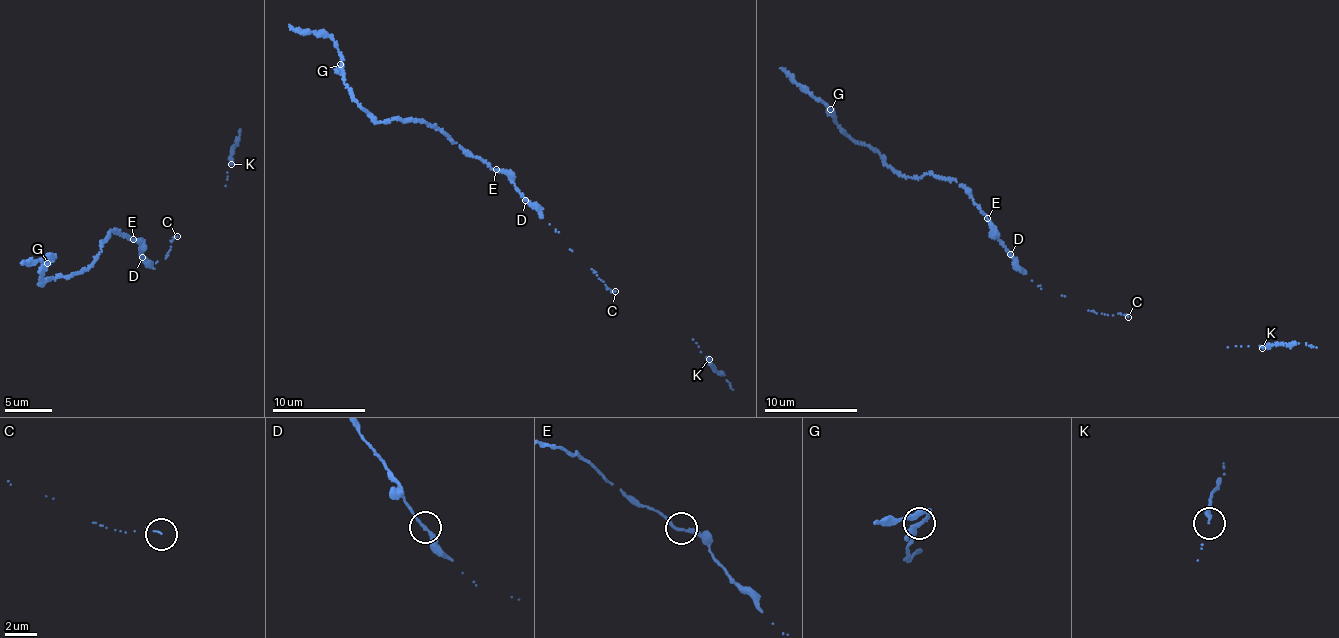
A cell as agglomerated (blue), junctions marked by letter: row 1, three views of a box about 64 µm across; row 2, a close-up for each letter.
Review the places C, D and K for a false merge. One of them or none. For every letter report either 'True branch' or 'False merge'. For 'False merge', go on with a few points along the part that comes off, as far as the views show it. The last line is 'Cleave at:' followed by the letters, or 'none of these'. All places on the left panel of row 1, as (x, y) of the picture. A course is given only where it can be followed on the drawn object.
C: True branch
D: True branch
K: True branch
Cleave at: none of these

